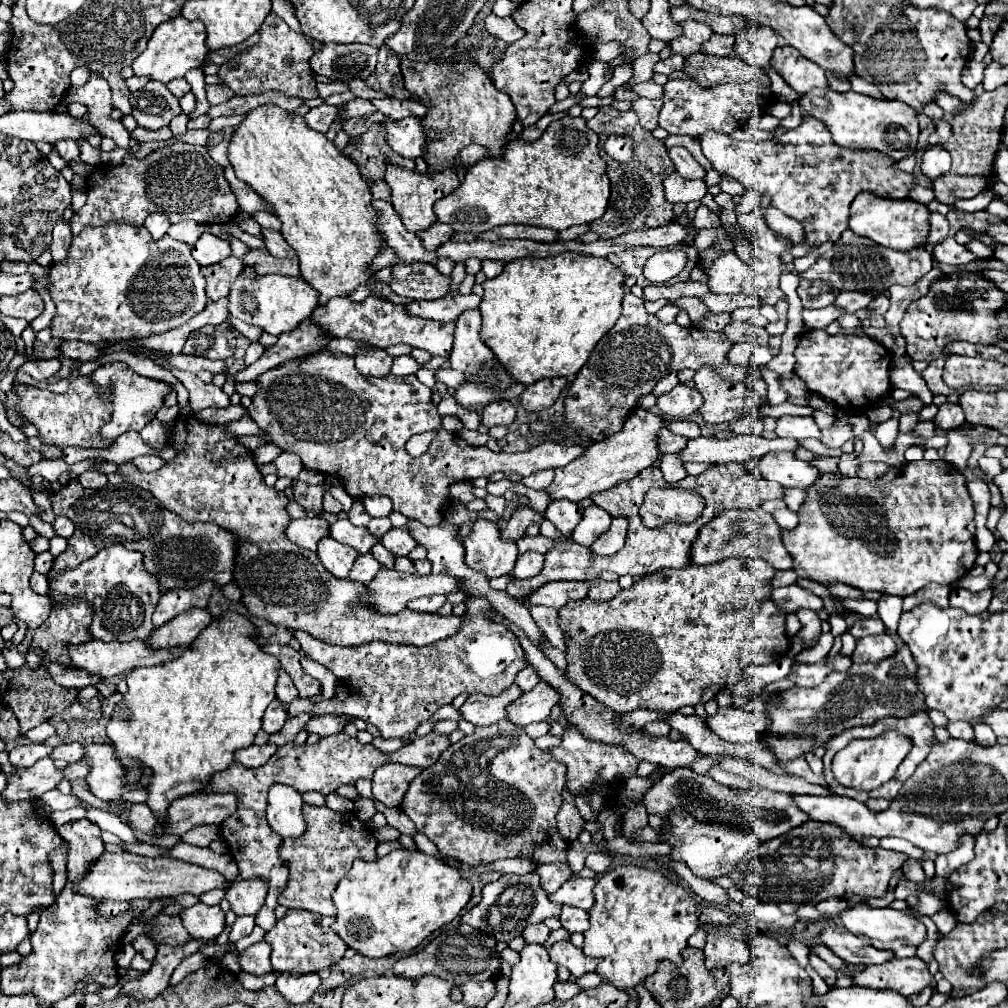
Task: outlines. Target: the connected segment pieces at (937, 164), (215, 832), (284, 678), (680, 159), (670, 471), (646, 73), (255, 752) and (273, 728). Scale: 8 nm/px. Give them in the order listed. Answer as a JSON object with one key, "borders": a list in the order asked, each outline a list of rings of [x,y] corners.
{"borders":[[[[931,146],[925,154],[923,154],[923,162],[921,162],[921,172],[923,176],[927,176],[931,182],[943,174],[947,174],[951,168],[951,158],[947,156],[947,152],[943,152],[941,148]]],[[[195,826],[187,834],[183,834],[183,840],[189,844],[197,844],[197,846],[209,846],[219,836],[221,836],[219,826]]],[[[279,670],[279,676],[277,676],[277,686],[275,686],[275,694],[277,698],[283,702],[283,704],[289,704],[297,698],[297,692],[295,692],[295,686],[291,684],[291,678]]],[[[673,146],[669,148],[669,158],[675,164],[677,172],[685,178],[685,180],[699,180],[705,178],[705,170],[693,160],[693,156],[683,148],[683,146]]],[[[663,454],[663,456],[661,456],[659,470],[663,472],[663,478],[665,478],[665,482],[669,482],[669,484],[677,484],[681,478],[687,476],[687,472],[685,472],[685,468],[683,468],[683,462],[679,460],[677,454]]],[[[647,54],[647,56],[641,56],[639,60],[633,62],[633,77],[629,82],[624,84],[624,87],[628,90],[632,90],[632,86],[643,82],[643,80],[649,80],[653,76],[653,66],[659,62],[659,54]]],[[[265,744],[265,746],[251,746],[245,750],[235,752],[235,762],[247,766],[247,768],[259,768],[263,764],[267,764],[267,760],[277,752],[277,746],[273,744]]],[[[273,700],[273,702],[269,704],[269,708],[267,708],[267,712],[265,712],[263,730],[265,730],[267,734],[275,734],[275,732],[279,732],[279,730],[283,728],[283,724],[285,724],[287,718],[289,718],[289,716],[287,716],[285,706],[283,706],[279,700]]]]}

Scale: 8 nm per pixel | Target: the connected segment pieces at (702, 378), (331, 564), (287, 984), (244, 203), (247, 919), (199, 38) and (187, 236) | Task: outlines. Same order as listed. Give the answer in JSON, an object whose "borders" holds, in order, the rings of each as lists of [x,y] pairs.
{"borders":[[[[701,366],[695,372],[695,388],[703,396],[701,416],[709,424],[723,424],[749,414],[761,404],[759,396],[743,382],[731,382],[717,376],[715,368]]],[[[327,536],[319,542],[317,556],[319,556],[321,564],[325,566],[325,570],[331,572],[335,578],[349,578],[357,552],[353,548],[347,548],[345,544],[333,540],[331,536]]],[[[281,972],[277,976],[277,988],[279,992],[283,992],[283,996],[291,1002],[291,1004],[305,1004],[311,1000],[311,996],[315,994],[315,990],[319,988],[321,978],[317,972],[309,972],[303,976],[295,976],[289,972]]],[[[231,164],[225,168],[225,180],[229,182],[233,194],[237,196],[237,202],[239,202],[239,208],[241,208],[241,210],[245,210],[245,212],[249,212],[249,214],[253,214],[253,212],[257,212],[257,210],[267,210],[267,212],[271,212],[271,208],[267,208],[267,202],[265,202],[257,192],[253,192],[245,182],[237,180],[237,176],[235,176]]],[[[239,916],[231,928],[231,934],[229,934],[229,940],[237,942],[239,938],[247,936],[255,926],[255,916]]],[[[177,16],[173,20],[167,20],[163,24],[159,24],[153,32],[153,36],[147,42],[145,52],[135,58],[135,62],[131,64],[135,70],[135,76],[147,76],[151,80],[159,80],[163,84],[169,84],[175,78],[183,78],[187,70],[191,68],[199,68],[203,64],[203,60],[209,54],[207,48],[207,32],[201,20],[185,20],[183,16]]],[[[185,220],[177,222],[177,224],[171,224],[171,228],[169,228],[167,234],[171,238],[181,240],[181,242],[194,244],[203,232],[205,232],[205,224],[199,224],[193,220]]]]}

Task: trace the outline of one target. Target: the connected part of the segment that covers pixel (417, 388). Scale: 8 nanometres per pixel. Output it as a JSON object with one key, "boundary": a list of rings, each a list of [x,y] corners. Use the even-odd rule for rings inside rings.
{"boundary":[[[323,350],[305,358],[287,360],[281,366],[259,374],[255,382],[257,394],[253,396],[253,402],[247,408],[247,412],[259,424],[259,428],[269,434],[273,444],[277,444],[281,450],[297,454],[303,460],[303,466],[309,470],[343,478],[345,490],[353,500],[363,500],[363,496],[371,494],[389,496],[393,500],[393,510],[405,514],[407,518],[419,520],[425,526],[435,526],[441,522],[441,506],[449,500],[449,486],[455,482],[491,476],[493,472],[517,472],[525,478],[537,470],[567,466],[569,462],[577,460],[579,454],[585,454],[585,448],[579,444],[565,446],[553,442],[539,444],[523,454],[497,454],[485,446],[469,446],[459,434],[441,428],[441,418],[437,414],[435,404],[431,402],[431,390],[425,384],[421,384],[417,376],[363,376],[357,372],[353,356],[341,352]],[[429,430],[437,432],[437,436],[429,444],[429,450],[419,458],[409,456],[405,450],[405,442],[413,434],[423,434]]]}

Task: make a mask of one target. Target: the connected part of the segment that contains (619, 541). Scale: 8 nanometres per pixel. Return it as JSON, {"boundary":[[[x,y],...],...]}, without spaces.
{"boundary":[[[613,518],[609,530],[603,532],[601,536],[597,536],[597,540],[589,546],[589,552],[597,554],[597,556],[611,556],[611,554],[619,552],[619,548],[623,548],[625,534],[627,534],[627,520]]]}

